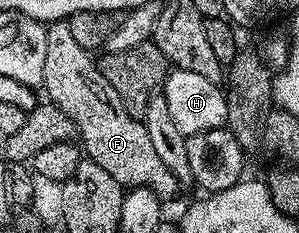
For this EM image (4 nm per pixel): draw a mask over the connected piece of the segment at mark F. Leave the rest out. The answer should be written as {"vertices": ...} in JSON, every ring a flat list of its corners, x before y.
{"vertices":[[66,21,48,22,46,29,42,90,47,91,46,98,50,102,56,103,75,122,77,139,86,158,101,165,101,169,105,169,105,173,109,173,109,177,125,189,148,187,160,197,180,190,179,180,169,173,169,169,165,169,165,161,157,157,157,149,153,149,153,144,149,142,143,120,132,117,125,105,121,105,121,97,111,91,109,81,105,81,92,52,77,45]]}

